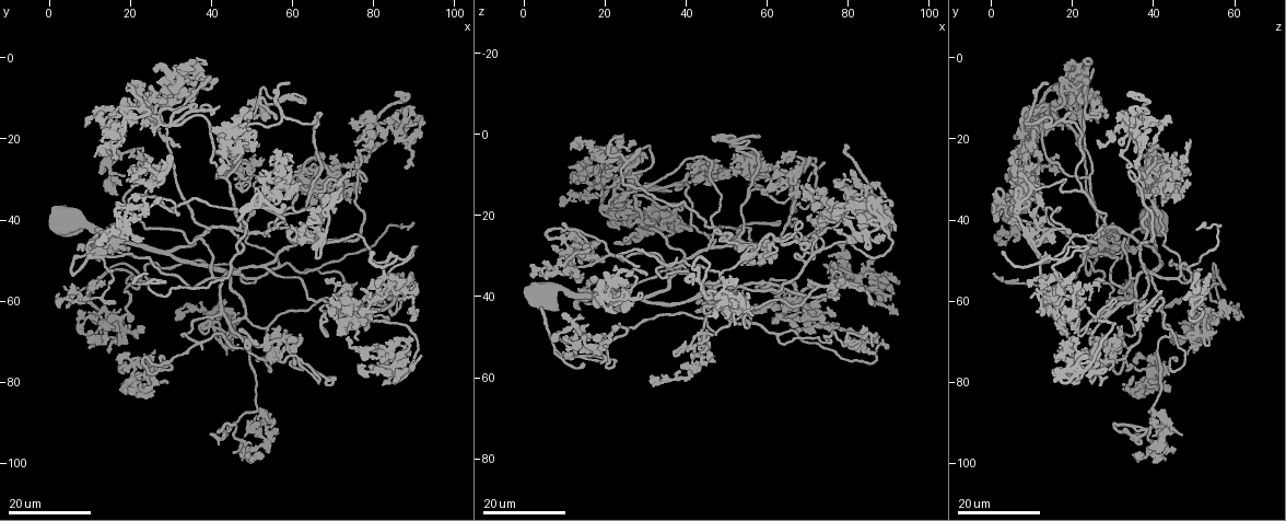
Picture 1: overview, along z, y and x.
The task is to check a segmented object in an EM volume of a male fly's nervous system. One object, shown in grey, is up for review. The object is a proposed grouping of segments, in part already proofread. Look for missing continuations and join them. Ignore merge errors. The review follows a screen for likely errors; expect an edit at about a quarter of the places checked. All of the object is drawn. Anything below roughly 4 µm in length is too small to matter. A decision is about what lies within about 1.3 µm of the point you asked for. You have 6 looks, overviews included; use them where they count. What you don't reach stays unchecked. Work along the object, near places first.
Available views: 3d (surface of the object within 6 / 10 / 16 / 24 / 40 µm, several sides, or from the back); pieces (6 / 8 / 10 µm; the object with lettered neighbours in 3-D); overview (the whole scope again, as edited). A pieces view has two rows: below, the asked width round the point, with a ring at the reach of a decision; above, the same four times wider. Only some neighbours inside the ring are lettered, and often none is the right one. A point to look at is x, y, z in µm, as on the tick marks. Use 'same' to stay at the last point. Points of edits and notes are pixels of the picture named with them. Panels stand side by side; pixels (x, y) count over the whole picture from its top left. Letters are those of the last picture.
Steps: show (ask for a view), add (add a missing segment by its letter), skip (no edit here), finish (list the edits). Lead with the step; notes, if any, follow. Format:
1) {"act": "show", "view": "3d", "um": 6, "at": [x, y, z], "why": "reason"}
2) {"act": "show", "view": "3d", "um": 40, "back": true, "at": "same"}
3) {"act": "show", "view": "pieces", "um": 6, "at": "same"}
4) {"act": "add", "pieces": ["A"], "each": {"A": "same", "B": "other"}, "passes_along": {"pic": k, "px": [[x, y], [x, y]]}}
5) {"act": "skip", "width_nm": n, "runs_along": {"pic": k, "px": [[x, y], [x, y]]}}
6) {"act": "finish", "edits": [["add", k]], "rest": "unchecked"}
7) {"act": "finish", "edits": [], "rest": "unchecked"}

{"act": "show", "view": "3d", "um": 24, "at": [81.0, 56.5, 9.5], "why": "branch stops here"}

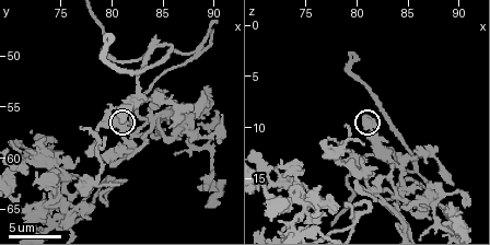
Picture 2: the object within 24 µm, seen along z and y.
{"act": "show", "view": "pieces", "um": 10, "at": [81.0, 56.4, 9.2]}

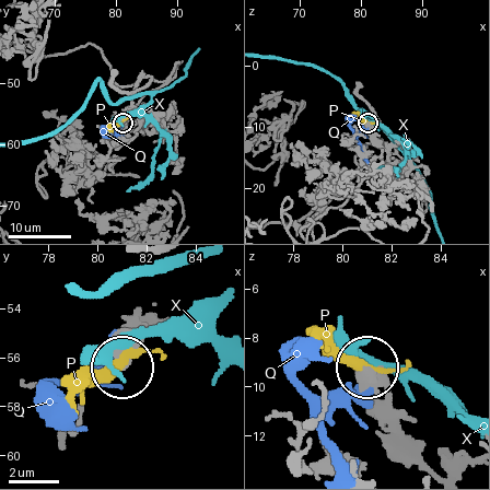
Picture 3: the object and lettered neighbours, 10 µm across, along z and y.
{"act": "skip", "width_nm": 480, "each": {"P": "other", "Q": "other", "X": "other"}, "runs_along": {"pic": 3, "px": [[398, 427], [385, 385], [366, 366]]}, "found": "none of them fits"}

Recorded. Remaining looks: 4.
{"act": "show", "view": "3d", "um": 16, "at": [89.5, 41.0, 53.0], "why": "long arm stops here"}

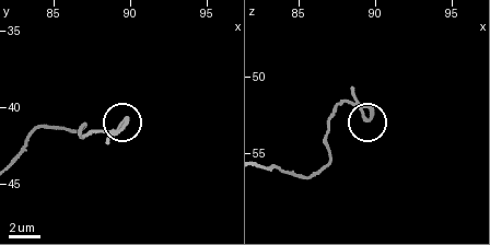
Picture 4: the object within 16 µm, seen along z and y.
{"act": "show", "view": "pieces", "um": 6, "at": [89.6, 40.8, 52.8]}

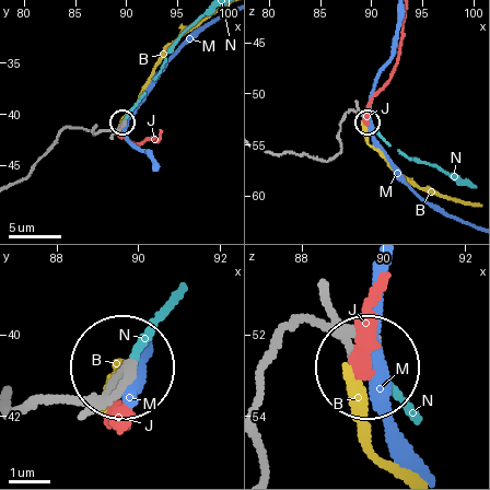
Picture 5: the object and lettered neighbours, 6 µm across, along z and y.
{"act": "skip", "each": {"B": "other", "J": "other", "M": "other", "N": "other"}, "runs_along": {"pic": 5, "px": [[18, 410], [91, 396], [118, 372]]}, "found": "no lettered segment goes on from it"}

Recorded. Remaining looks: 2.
{"act": "show", "view": "3d", "um": 16, "at": [91.5, 17.5, 39.0], "why": "free end"}

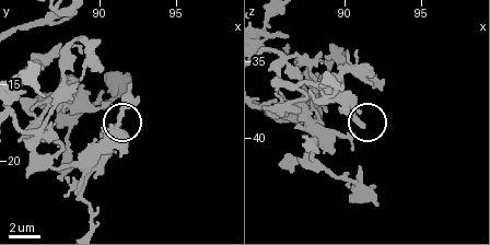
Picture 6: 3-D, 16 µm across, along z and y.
{"act": "show", "view": "pieces", "um": 6, "at": "same"}

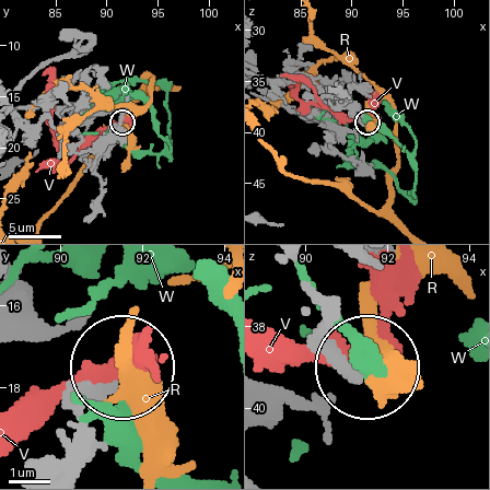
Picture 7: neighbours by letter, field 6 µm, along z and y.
{"act": "skip", "width_nm": 400, "each": {"R": "other", "V": "other", "W": "other"}, "found": "no lettered segment goes on from it"}

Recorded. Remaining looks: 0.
{"act": "finish", "edits": [], "rest": "unchecked"}

